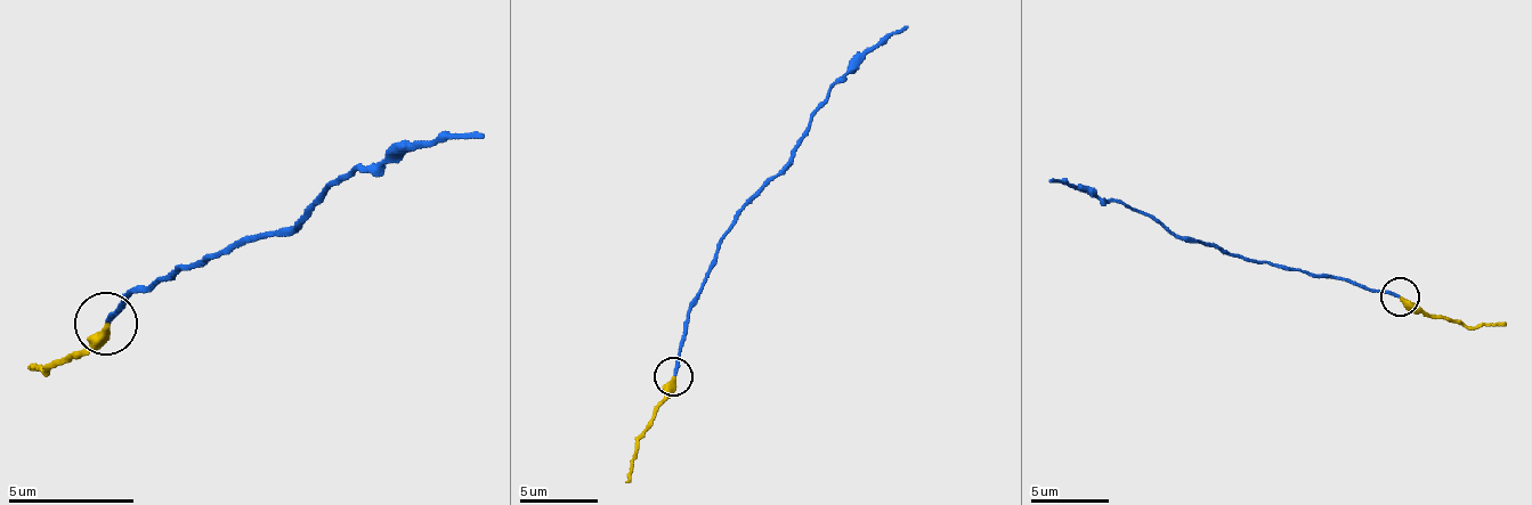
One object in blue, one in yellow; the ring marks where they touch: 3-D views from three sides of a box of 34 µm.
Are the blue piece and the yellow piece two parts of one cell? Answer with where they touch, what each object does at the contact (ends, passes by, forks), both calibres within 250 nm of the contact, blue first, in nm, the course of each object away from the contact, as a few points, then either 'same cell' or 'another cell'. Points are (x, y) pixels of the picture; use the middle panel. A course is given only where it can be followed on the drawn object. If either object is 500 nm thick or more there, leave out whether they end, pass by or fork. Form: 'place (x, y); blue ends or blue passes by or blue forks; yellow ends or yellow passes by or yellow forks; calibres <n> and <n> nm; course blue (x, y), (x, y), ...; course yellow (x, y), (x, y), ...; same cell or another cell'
place (673, 376); blue ends; yellow ends; calibres 190 and 360 nm; course blue (674, 377), (679, 342), (690, 319), (690, 300), (721, 234), (787, 160), (831, 89), (869, 50), (908, 26); course yellow (674, 377), (639, 440), (624, 482); another cell

